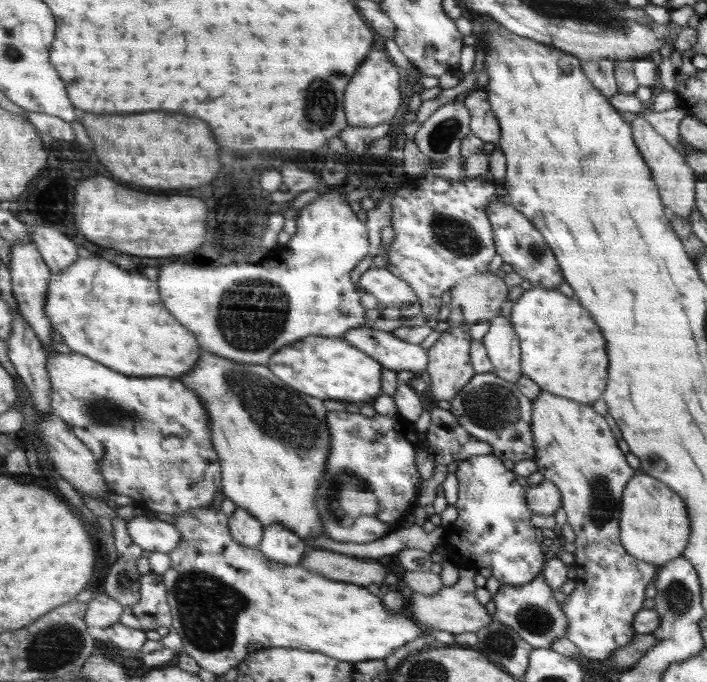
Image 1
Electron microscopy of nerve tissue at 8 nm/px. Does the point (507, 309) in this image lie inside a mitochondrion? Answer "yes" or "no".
no

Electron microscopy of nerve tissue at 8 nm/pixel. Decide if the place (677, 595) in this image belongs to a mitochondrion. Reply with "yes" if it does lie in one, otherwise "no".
yes

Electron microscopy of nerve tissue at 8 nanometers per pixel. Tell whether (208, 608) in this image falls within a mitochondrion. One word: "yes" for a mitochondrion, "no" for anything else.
yes

